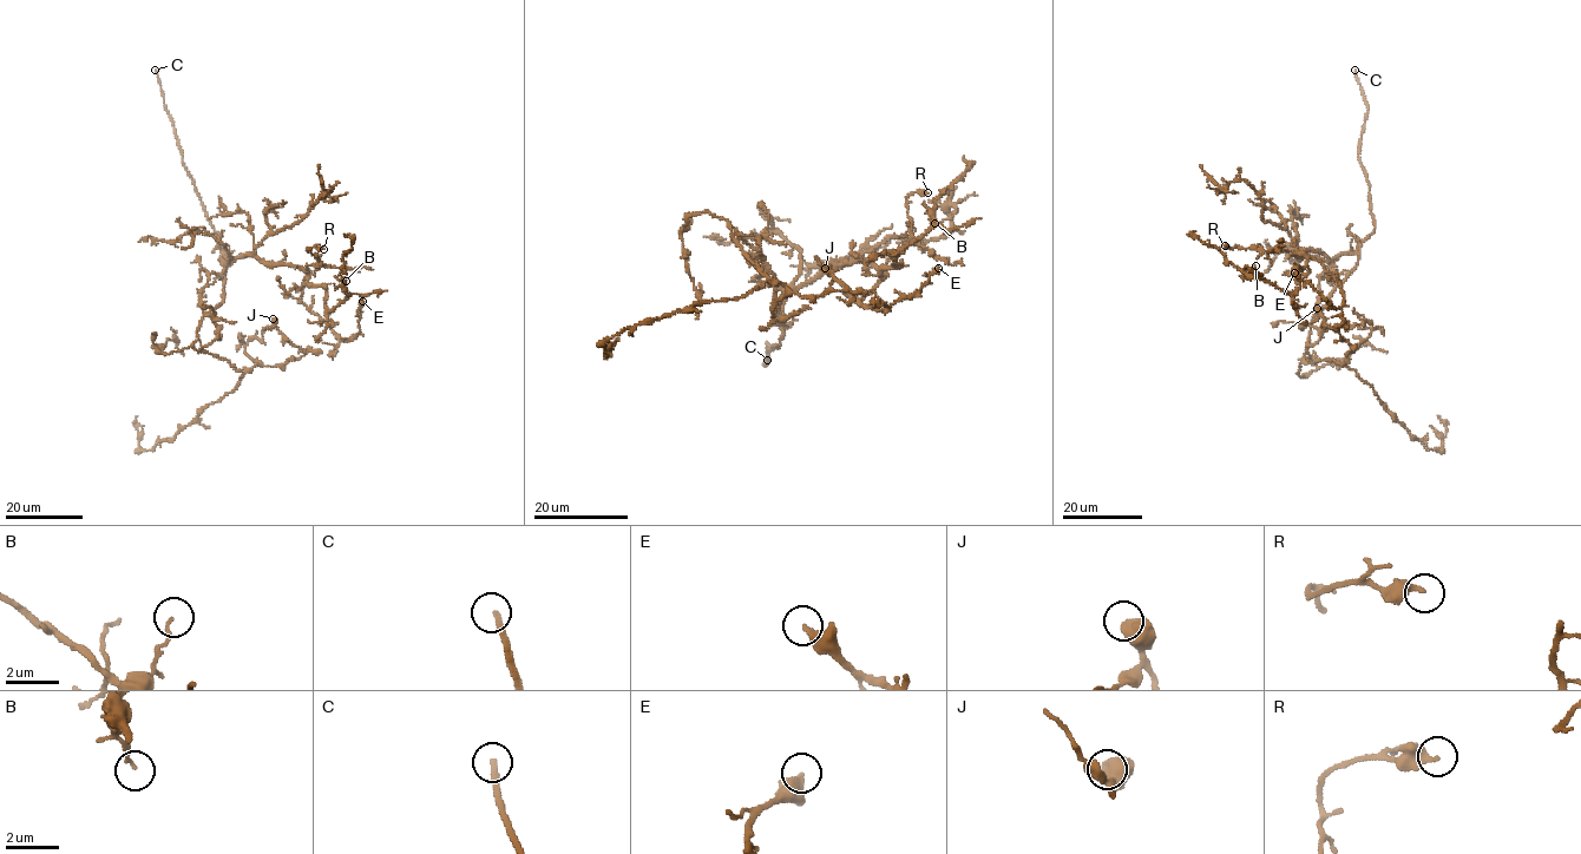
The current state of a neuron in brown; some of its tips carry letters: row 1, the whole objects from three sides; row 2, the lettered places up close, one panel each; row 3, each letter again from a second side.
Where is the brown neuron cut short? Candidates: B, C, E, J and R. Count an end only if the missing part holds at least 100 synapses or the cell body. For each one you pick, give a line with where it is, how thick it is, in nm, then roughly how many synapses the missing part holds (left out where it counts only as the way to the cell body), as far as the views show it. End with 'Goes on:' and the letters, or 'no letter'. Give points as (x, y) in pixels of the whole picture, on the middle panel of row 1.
C: (767, 360) | 220 nm
Goes on: C

